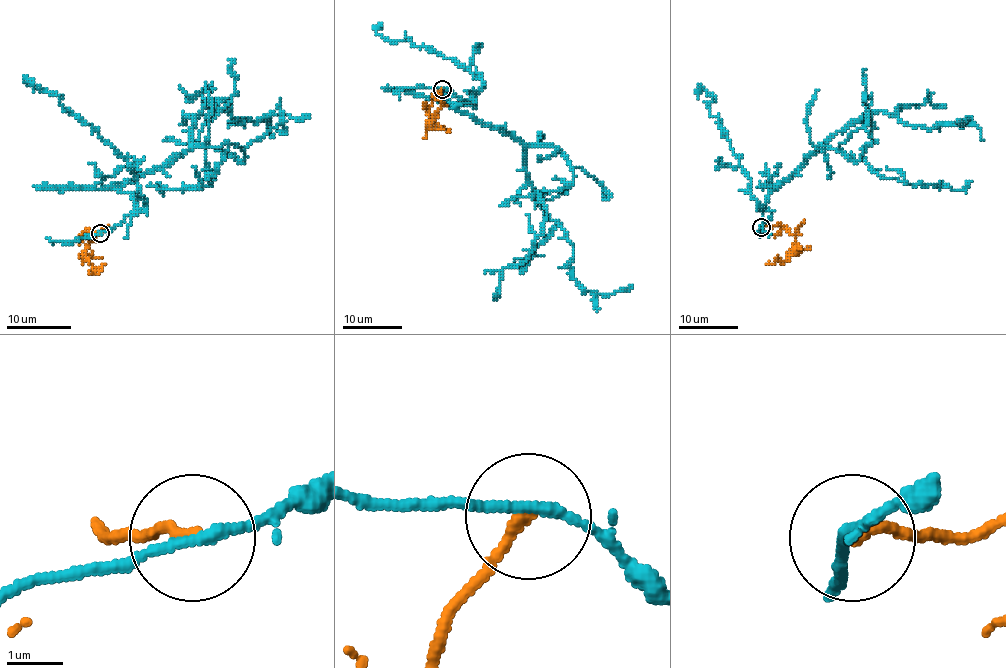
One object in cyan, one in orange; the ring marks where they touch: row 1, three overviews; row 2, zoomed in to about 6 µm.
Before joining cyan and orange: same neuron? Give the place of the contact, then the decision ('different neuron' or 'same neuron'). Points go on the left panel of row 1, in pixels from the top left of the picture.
place (100, 233); different neuron

